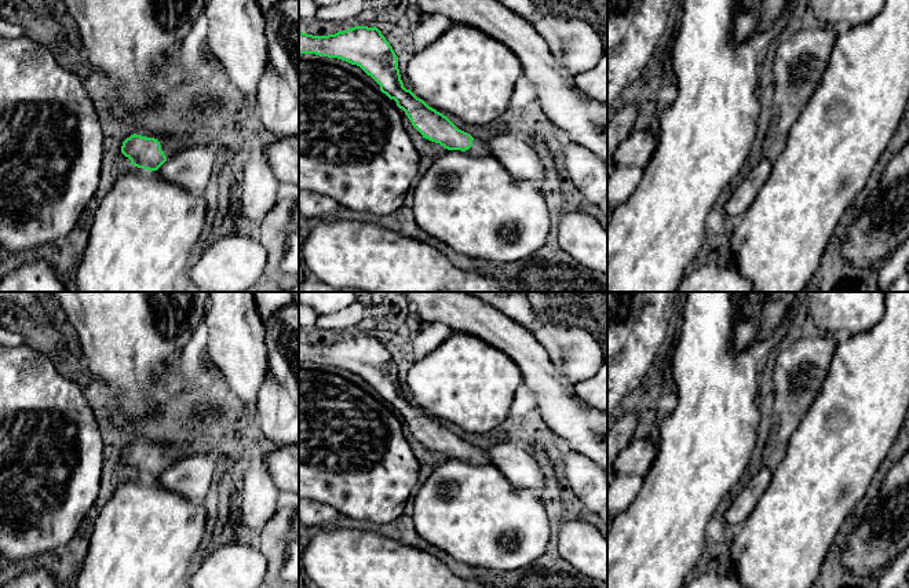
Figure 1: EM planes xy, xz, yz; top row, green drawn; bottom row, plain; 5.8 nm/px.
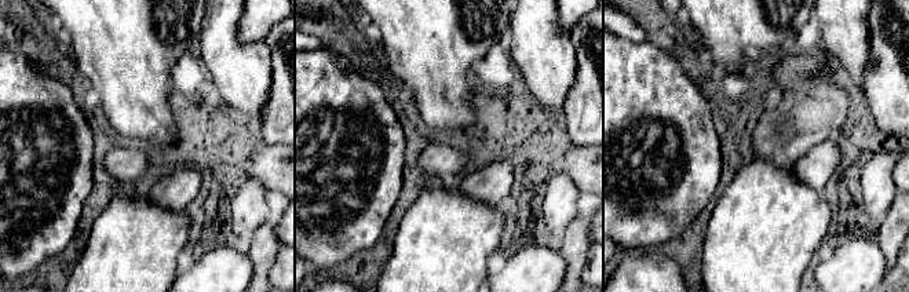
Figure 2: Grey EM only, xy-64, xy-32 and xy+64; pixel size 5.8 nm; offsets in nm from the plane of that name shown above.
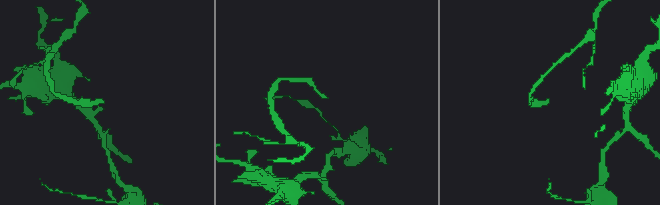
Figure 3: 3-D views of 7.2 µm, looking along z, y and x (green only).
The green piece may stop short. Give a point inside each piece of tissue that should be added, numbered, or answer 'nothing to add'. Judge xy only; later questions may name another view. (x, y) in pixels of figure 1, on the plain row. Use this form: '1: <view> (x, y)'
1: xy (170, 455)

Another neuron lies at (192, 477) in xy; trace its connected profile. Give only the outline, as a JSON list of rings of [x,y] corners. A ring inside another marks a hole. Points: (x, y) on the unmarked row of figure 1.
[[[194,453],[168,467],[158,478],[158,483],[191,501],[201,501],[211,486],[218,460],[208,453]]]

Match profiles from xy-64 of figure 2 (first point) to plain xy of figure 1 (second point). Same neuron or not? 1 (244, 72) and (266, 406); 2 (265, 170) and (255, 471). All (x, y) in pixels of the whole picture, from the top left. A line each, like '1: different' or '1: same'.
1: different
2: different

